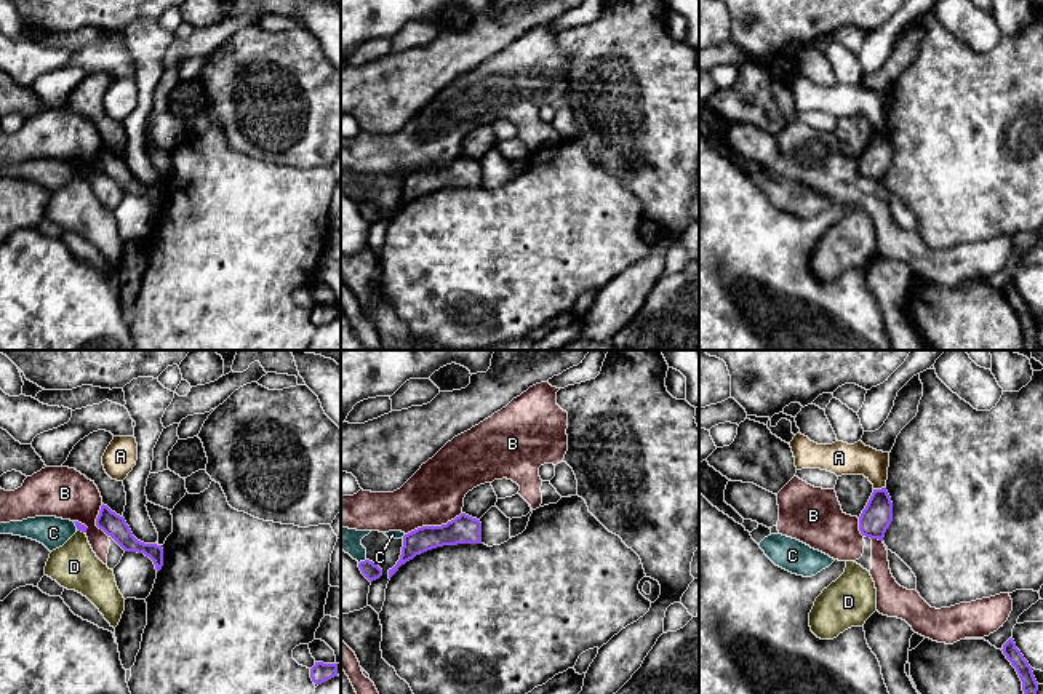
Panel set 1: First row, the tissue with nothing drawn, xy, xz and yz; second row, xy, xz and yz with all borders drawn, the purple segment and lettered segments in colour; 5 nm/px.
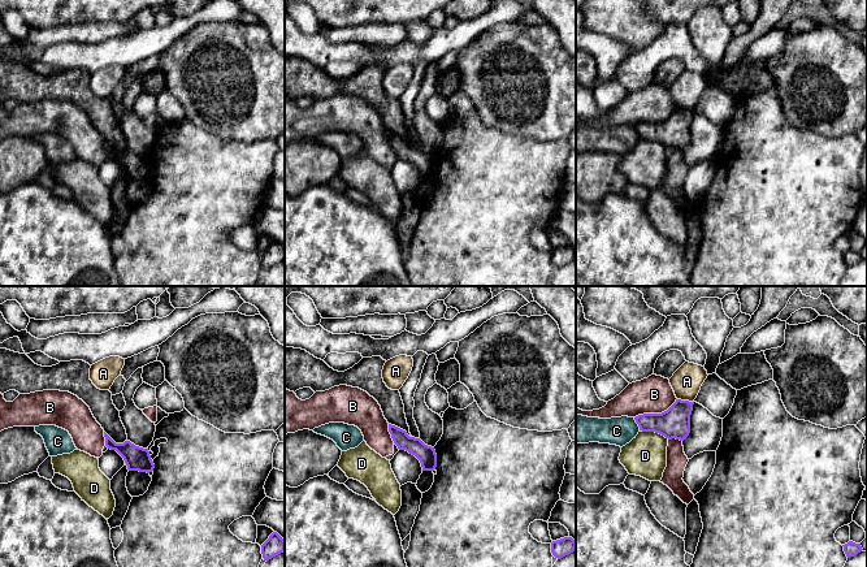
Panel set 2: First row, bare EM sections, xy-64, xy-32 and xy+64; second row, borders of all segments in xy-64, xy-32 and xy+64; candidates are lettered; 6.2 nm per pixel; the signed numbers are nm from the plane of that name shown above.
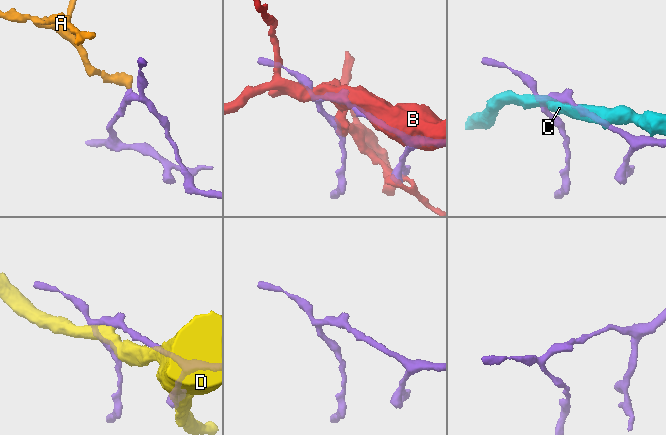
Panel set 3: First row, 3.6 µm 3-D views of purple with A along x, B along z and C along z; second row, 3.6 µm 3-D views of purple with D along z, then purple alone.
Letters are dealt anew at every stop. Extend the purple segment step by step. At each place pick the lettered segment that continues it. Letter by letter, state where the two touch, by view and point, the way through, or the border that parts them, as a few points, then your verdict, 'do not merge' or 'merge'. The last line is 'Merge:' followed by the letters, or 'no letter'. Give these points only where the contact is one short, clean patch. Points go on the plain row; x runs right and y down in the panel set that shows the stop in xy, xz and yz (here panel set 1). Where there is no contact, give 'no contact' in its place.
A: meets purple in yz at (879, 131); border along yz (883, 128), (874, 131); do not merge
B: meets purple in xz at (432, 168); do not merge
C: meets purple in xy at (75, 167); border along xy (72, 163), (77, 170); do not merge
D: meets purple in xy at (80, 171); do not merge
Merge: no letter

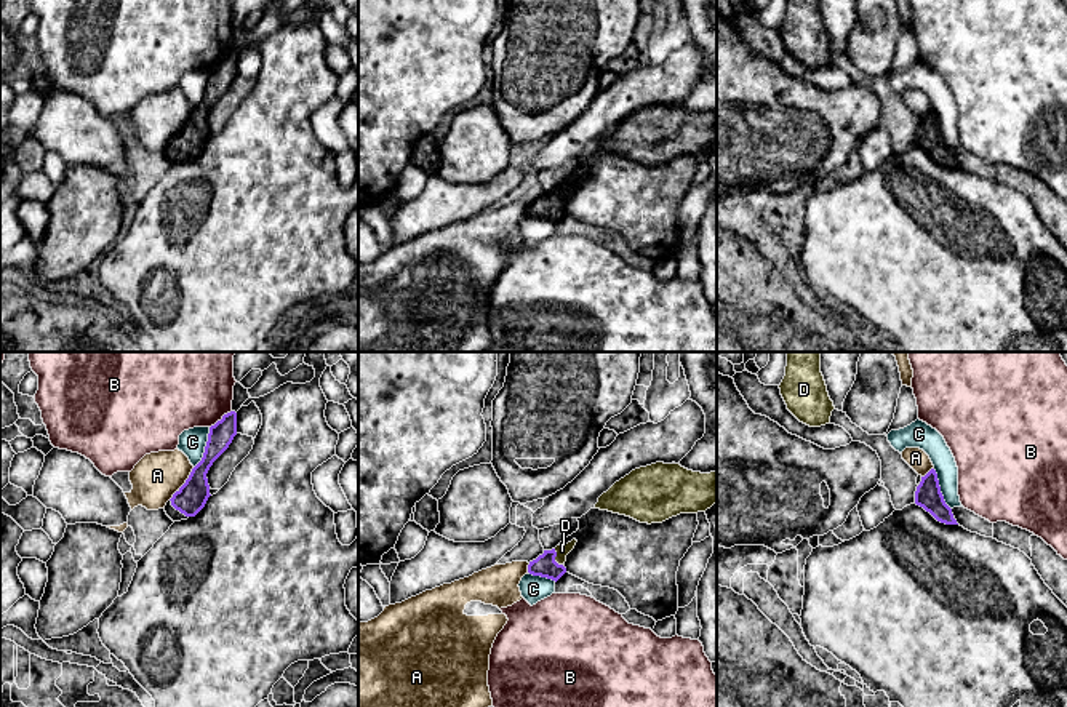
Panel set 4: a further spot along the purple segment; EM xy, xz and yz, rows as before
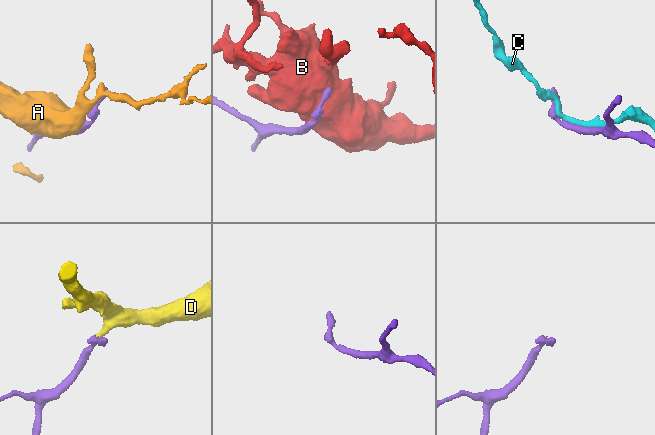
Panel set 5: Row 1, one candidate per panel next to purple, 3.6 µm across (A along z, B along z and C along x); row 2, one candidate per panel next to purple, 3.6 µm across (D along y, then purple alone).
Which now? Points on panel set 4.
A: meets purple in xy at (184, 125); do not merge
B: meets purple in xy at (221, 61); border along xy (231, 51), (210, 69); do not merge
C: meets purple in xy at (205, 90); do not merge
D: meets purple in xz at (554, 200); runs through xz (544, 207), (554, 200), (562, 192); merge
Merge: D

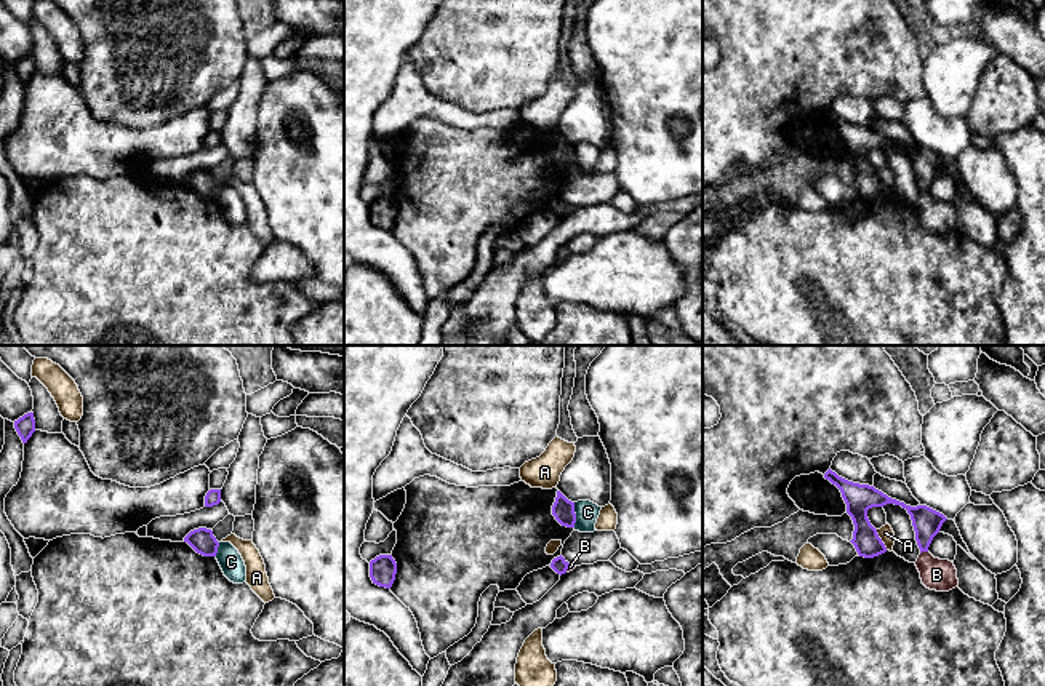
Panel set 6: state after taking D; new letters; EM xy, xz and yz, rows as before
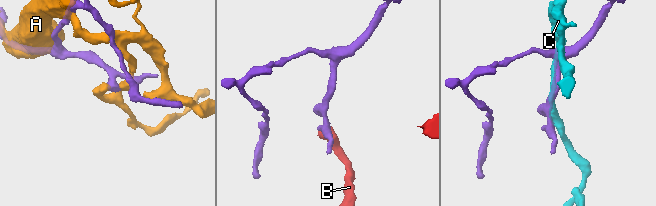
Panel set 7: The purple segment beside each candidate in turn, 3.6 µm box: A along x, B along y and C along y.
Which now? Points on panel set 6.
A: meets purple in yz at (880, 181); do not merge
B: meets purple in yz at (924, 192); do not merge
C: meets purple in xz at (575, 157); do not merge
Merge: no letter

